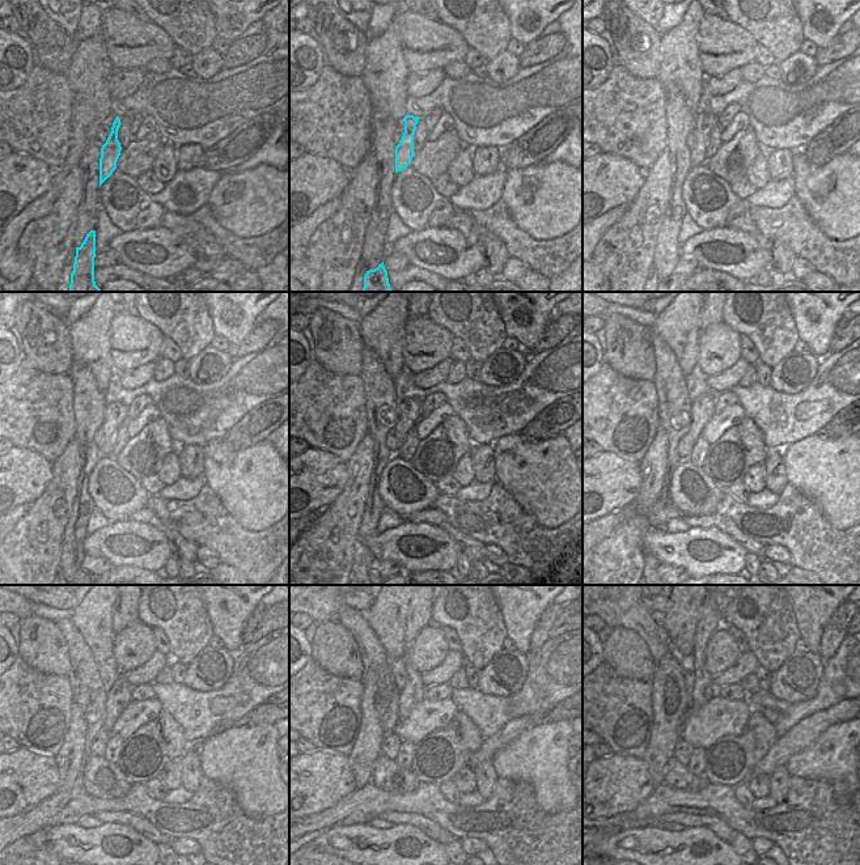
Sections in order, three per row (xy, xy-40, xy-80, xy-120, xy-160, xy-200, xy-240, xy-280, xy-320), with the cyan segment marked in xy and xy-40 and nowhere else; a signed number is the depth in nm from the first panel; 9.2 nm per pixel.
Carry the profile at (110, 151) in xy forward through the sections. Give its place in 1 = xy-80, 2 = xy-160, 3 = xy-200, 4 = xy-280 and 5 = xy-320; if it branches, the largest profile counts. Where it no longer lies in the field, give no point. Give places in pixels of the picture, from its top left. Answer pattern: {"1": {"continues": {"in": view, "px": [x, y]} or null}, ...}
{"1": {"continues": {"in": "xy-80", "px": [703, 122]}}, "2": {"continues": {"in": "xy-160", "px": [409, 410]}}, "3": {"continues": {"in": "xy-200", "px": [703, 407]}}, "4": {"continues": {"in": "xy-280", "px": [419, 614]}}, "5": {"continues": {"in": "xy-320", "px": [711, 619]}}}

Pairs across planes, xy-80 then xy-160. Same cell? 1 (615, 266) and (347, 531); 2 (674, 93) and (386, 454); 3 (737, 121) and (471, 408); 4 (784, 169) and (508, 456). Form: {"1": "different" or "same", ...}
{"1": "same", "2": "same", "3": "different", "4": "different"}

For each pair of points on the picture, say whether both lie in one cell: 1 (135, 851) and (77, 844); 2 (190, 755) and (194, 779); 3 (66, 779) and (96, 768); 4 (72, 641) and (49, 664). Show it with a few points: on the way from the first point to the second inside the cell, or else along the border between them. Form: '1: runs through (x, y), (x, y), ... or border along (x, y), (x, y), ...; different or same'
1: runs through (135, 838), (123, 835), (114, 844), (96, 844); same
2: runs through (190, 760), (191, 774); same
3: border along (85, 758), (81, 771); different
4: border along (56, 622), (67, 645), (68, 675); different

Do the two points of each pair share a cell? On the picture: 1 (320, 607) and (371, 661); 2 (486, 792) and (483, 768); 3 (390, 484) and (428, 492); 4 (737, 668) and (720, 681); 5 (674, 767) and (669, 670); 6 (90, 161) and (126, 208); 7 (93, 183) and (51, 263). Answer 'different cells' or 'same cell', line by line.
1: same cell
2: same cell
3: same cell
4: same cell
5: different cells
6: different cells
7: different cells

